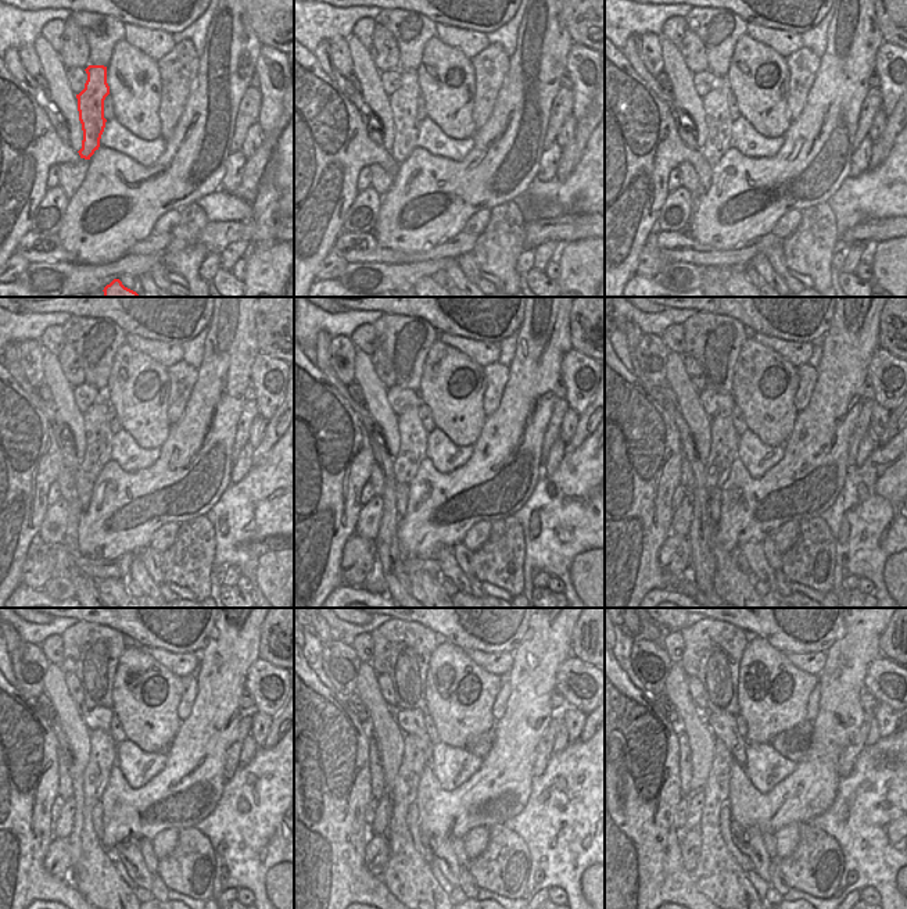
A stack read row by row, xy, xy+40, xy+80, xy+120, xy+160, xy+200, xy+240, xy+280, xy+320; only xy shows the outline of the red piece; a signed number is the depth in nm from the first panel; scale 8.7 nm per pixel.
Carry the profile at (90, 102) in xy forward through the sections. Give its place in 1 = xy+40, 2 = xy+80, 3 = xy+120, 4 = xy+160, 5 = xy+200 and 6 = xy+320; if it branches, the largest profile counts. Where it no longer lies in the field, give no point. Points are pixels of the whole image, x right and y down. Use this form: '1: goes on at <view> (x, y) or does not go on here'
1: goes on at xy+40 (404, 102)
2: goes on at xy+80 (719, 124)
3: goes on at xy+120 (97, 433)
4: goes on at xy+160 (412, 436)
5: goes on at xy+200 (723, 436)
6: goes on at xy+320 (717, 876)

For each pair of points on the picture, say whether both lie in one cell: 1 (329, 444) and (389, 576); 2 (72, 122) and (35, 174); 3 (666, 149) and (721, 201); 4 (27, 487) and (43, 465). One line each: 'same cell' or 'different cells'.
1: different cells
2: different cells
3: different cells
4: same cell

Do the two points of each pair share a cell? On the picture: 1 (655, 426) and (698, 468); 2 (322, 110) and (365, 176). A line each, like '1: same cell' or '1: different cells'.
1: different cells
2: different cells

